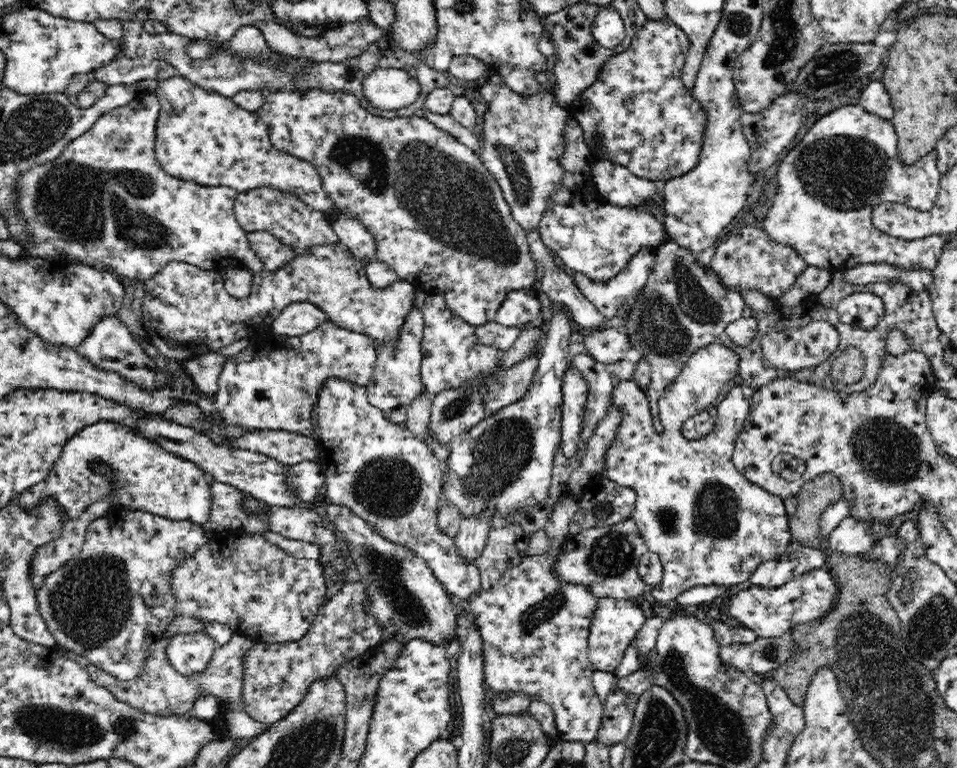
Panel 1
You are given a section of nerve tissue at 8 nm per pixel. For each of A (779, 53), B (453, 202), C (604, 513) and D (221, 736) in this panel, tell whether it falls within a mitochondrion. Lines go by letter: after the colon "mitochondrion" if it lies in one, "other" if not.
A: mitochondrion
B: mitochondrion
C: mitochondrion
D: other

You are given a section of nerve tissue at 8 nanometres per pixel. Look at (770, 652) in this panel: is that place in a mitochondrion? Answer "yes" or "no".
yes

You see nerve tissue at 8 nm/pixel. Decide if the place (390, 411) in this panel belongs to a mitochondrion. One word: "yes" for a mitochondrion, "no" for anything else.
no

